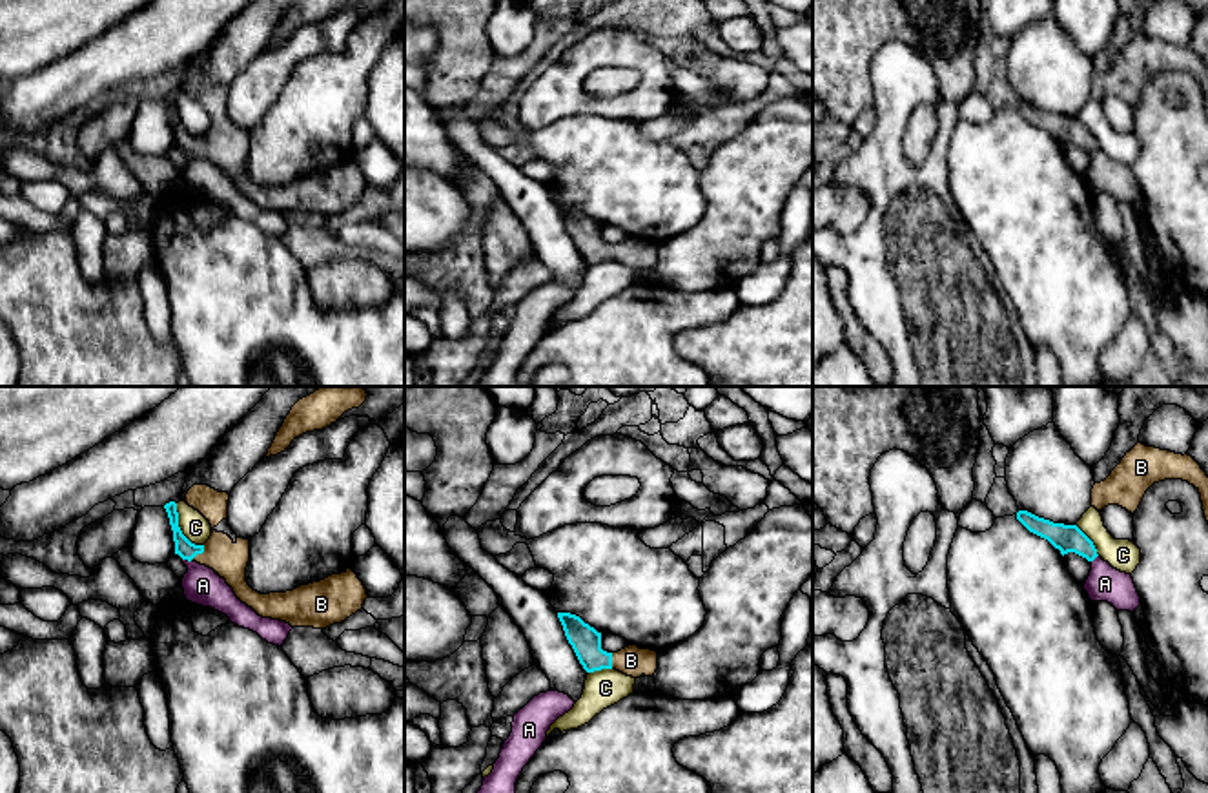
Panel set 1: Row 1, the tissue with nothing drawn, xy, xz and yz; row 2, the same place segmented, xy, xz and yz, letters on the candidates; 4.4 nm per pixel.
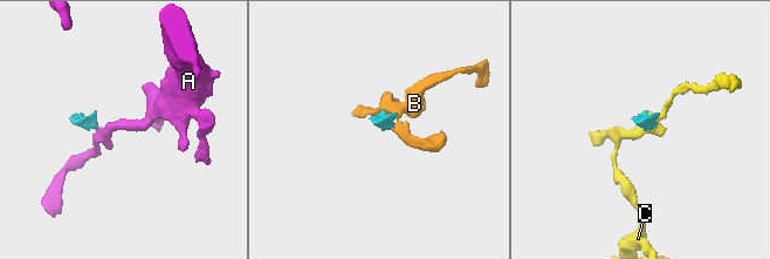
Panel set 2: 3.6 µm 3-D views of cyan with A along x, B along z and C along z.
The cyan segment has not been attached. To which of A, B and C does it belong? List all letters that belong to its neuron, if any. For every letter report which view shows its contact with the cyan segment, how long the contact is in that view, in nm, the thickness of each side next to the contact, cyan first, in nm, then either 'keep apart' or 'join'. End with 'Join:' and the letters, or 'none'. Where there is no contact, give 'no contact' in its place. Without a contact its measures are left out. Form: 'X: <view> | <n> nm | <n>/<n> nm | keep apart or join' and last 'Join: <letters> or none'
A: xy | 40 nm | 80/170 nm | keep apart
B: xy | 100 nm | 80/160 nm | join
C: xy | 220 nm | 80/120 nm | keep apart
Join: B

